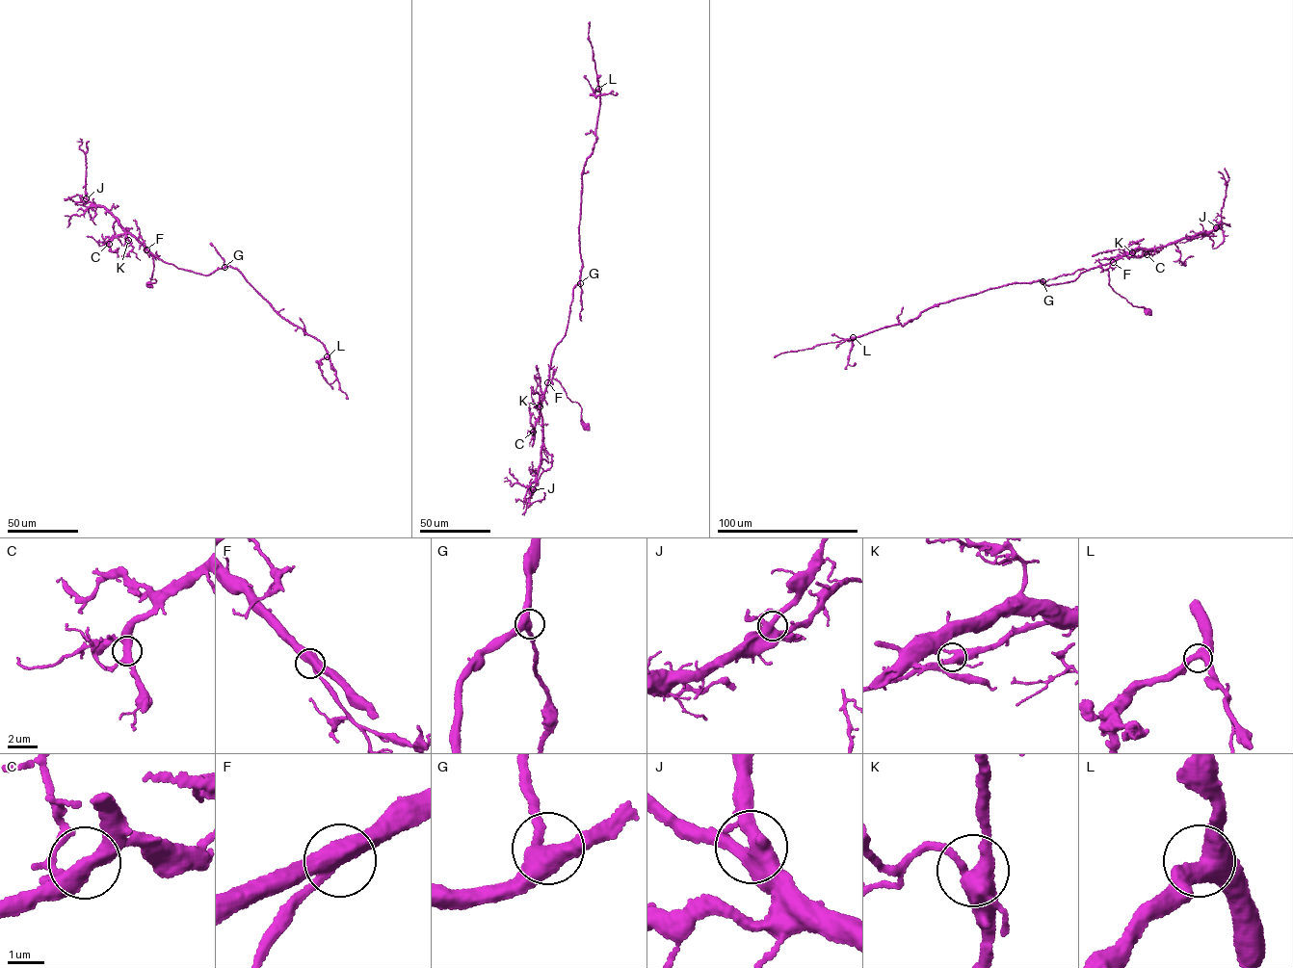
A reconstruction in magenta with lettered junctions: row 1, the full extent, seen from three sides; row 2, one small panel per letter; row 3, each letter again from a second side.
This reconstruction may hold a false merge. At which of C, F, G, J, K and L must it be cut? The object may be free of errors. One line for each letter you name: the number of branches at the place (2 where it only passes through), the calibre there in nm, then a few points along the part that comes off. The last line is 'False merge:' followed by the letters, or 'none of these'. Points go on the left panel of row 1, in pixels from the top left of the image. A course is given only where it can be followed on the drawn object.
False merge: none of these

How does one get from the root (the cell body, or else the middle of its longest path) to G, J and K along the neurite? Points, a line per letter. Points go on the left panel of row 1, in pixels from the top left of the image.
G: (149, 285), (149, 281), (156, 280), (150, 278), (153, 260), (148, 250), (178, 268), (203, 275), (224, 267)
J: (149, 285), (149, 281), (156, 280), (150, 278), (153, 268), (151, 256), (112, 214), (86, 198)
K: (149, 285), (149, 281), (156, 280), (150, 278), (153, 268), (151, 256), (128, 232), (125, 235), (128, 240)

